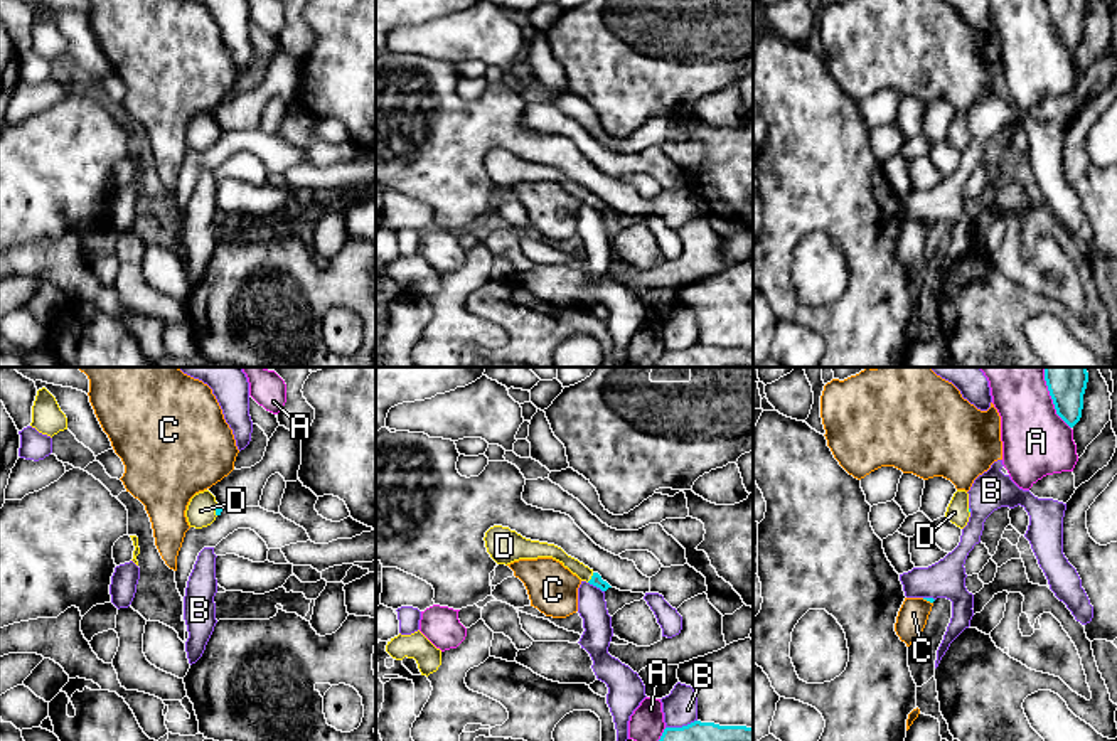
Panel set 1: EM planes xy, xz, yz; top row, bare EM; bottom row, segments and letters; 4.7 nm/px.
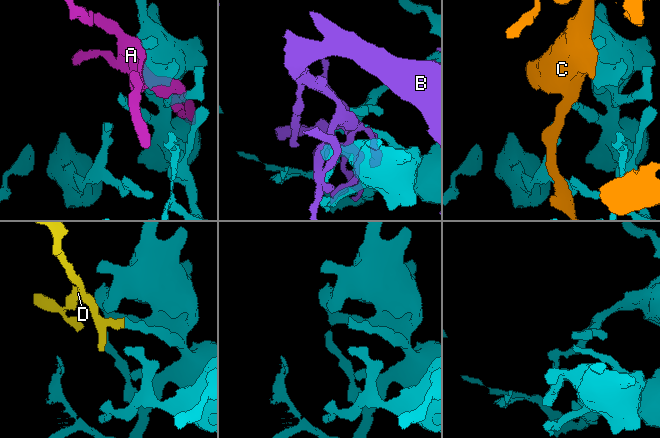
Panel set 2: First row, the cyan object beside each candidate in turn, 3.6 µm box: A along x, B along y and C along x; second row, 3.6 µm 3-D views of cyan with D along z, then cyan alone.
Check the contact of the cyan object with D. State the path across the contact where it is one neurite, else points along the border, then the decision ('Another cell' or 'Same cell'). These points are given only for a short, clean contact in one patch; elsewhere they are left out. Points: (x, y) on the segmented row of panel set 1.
Path across: xz (595, 580), (592, 578), (575, 566). Same cell

